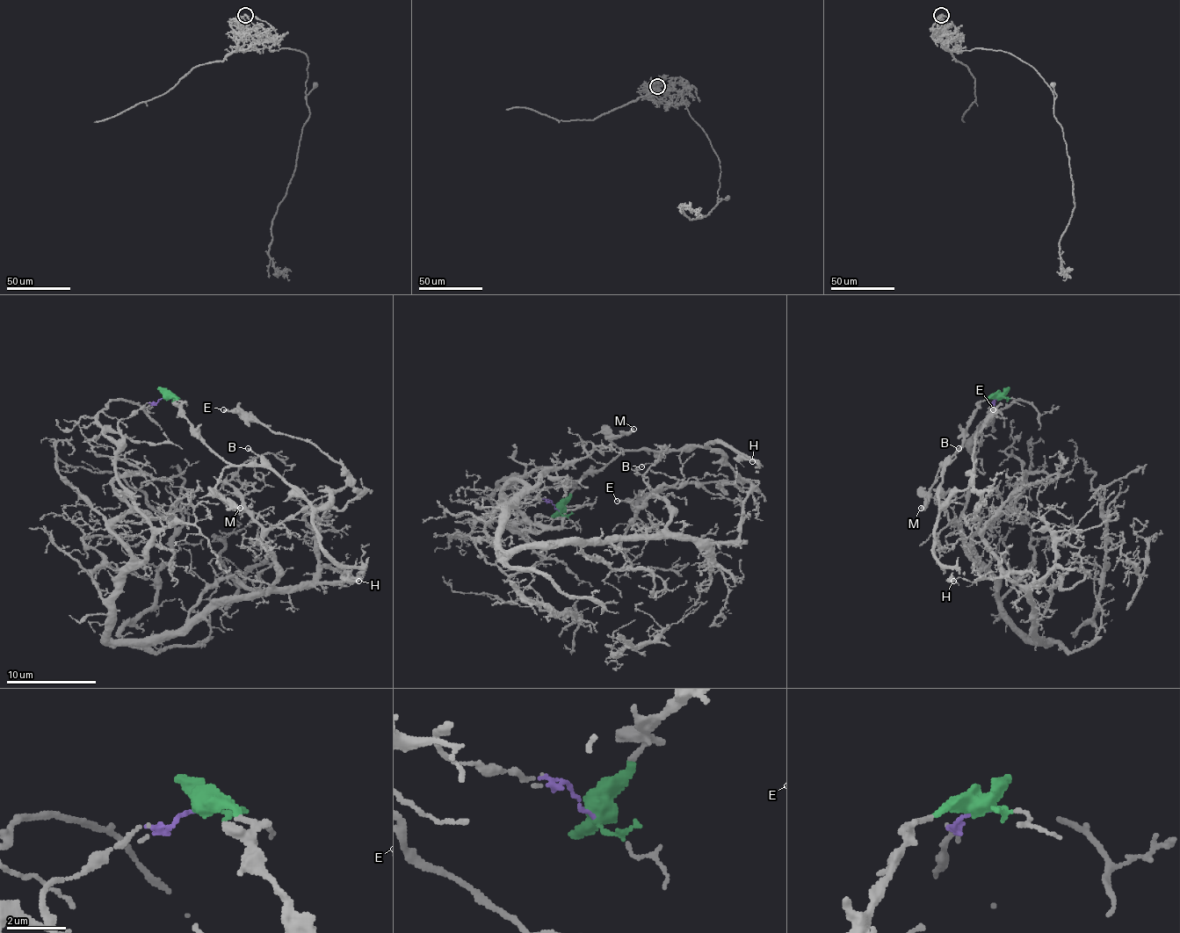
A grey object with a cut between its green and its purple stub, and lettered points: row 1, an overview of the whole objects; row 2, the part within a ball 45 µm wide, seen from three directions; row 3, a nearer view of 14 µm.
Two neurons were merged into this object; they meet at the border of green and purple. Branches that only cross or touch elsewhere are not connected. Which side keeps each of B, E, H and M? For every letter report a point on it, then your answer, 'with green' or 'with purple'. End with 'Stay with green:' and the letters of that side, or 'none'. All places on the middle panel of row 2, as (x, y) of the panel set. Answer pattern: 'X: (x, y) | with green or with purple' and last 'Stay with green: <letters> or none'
B: (641, 466) | with green
E: (617, 501) | with green
H: (752, 461) | with green
M: (633, 429) | with green
Stay with green: B, E, H, M

